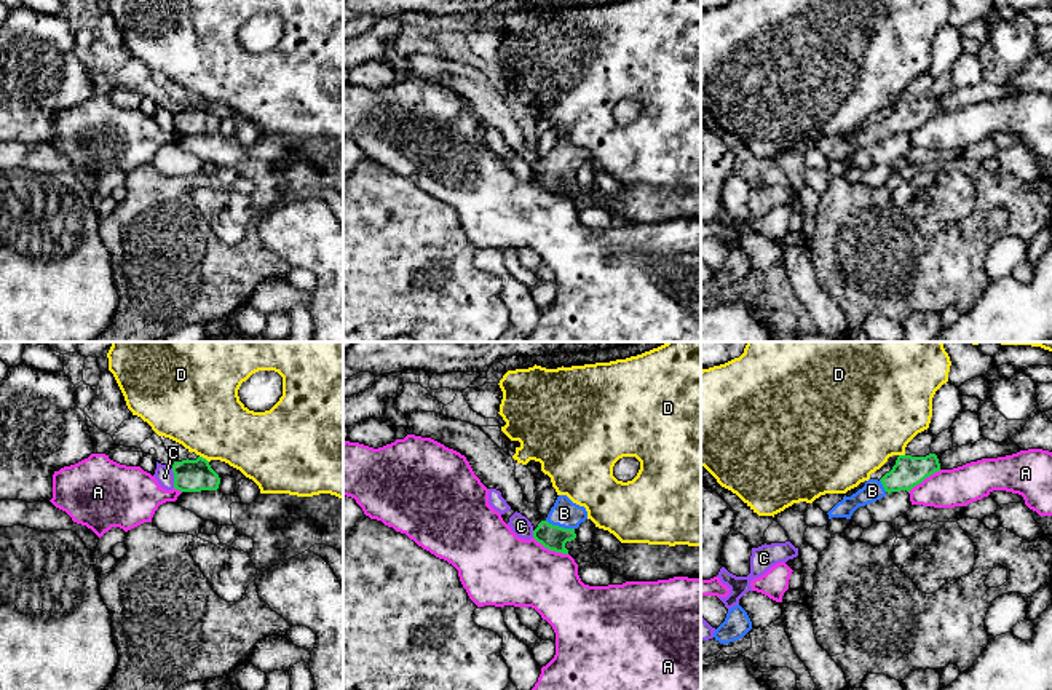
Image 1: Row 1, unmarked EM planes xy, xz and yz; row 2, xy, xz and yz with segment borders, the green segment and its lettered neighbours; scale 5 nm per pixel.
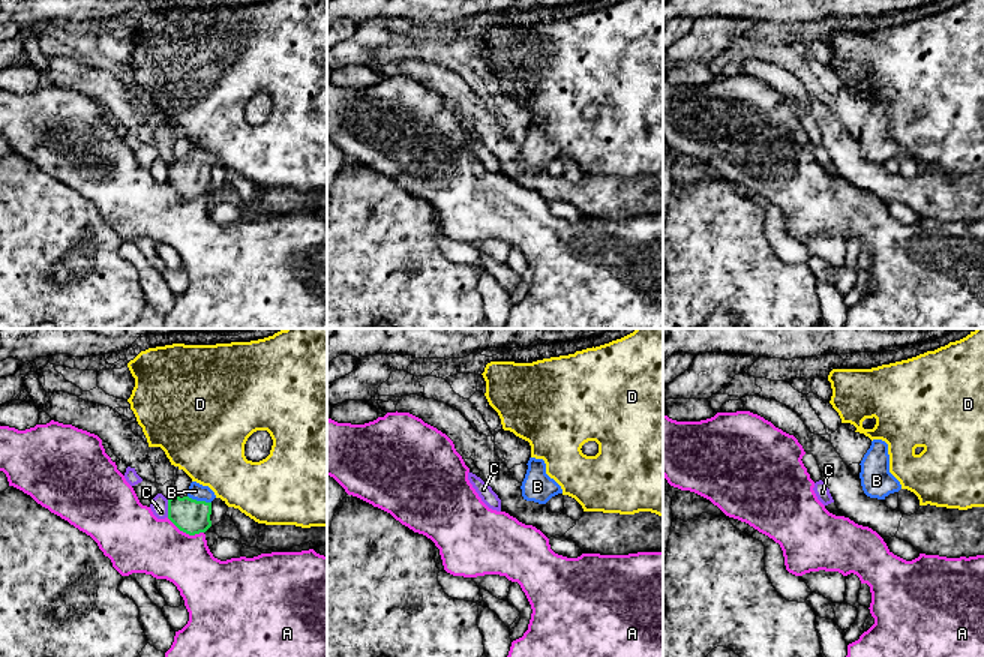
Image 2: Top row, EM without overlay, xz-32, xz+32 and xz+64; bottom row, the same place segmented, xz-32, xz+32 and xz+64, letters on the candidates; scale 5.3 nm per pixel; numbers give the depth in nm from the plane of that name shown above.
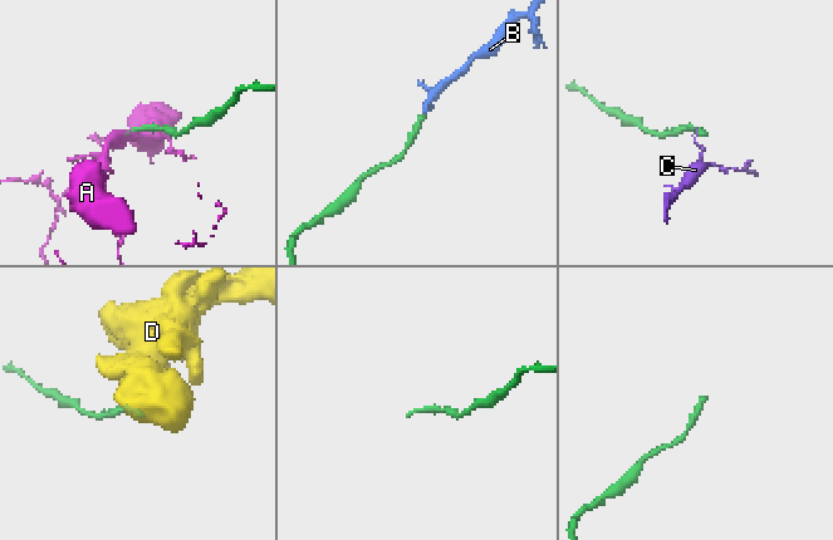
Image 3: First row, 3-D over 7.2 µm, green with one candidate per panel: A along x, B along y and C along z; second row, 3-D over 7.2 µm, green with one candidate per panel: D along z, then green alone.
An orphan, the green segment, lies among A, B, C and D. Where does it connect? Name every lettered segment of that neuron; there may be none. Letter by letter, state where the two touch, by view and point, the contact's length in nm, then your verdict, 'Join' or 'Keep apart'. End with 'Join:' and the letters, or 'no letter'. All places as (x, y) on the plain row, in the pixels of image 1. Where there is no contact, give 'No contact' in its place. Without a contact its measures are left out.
A: Touches green at xz (551, 192). Shared border 200 nm. Keep apart
B: Touches green at xz (561, 170). Shared border 150 nm. Join
C: Touches green at xy (174, 120). Shared border 110 nm. Keep apart
D: Touches green at xy (205, 101). Shared border 60 nm. Keep apart
Join: B

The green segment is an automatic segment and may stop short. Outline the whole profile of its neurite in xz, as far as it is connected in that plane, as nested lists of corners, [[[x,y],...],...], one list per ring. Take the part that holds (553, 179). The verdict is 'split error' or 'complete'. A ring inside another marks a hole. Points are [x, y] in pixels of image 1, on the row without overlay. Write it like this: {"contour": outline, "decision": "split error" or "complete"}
{"contour": [[[559,137],[548,160],[533,172],[533,180],[549,193],[568,196],[565,185],[576,180],[575,172],[586,161],[584,149],[573,145],[567,137]]], "decision": "split error"}

